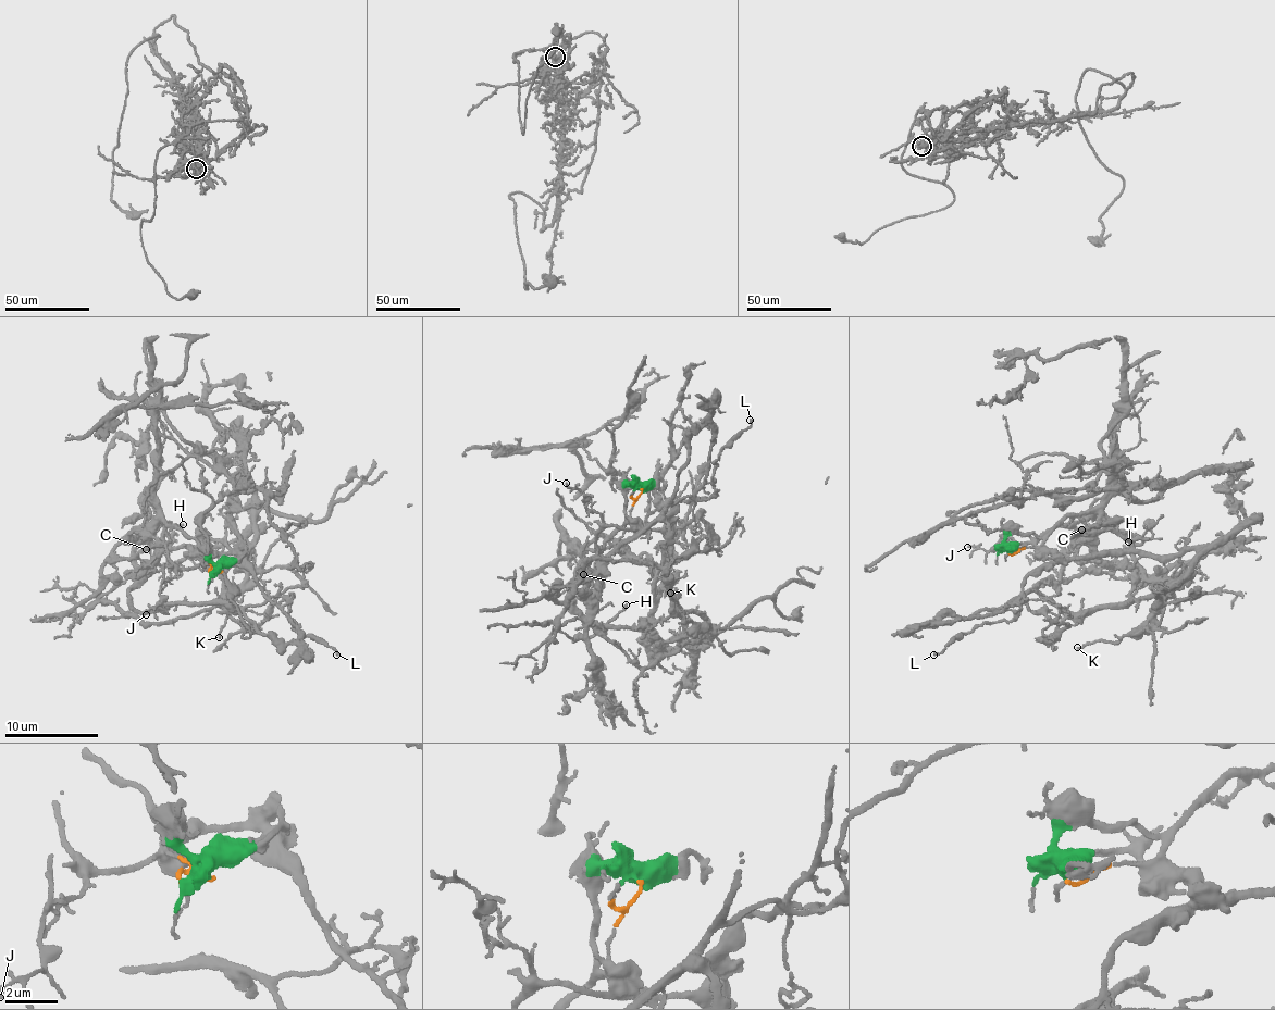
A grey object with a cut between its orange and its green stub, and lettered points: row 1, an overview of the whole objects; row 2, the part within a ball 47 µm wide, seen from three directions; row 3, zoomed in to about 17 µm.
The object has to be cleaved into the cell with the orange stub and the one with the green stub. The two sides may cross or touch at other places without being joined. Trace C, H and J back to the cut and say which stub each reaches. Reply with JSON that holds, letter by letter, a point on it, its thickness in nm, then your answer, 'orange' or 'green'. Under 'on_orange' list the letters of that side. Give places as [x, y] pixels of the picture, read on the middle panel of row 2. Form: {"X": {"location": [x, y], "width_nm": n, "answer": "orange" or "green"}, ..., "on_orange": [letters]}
{"C": {"location": [583, 574], "width_nm": 130, "answer": "orange"}, "H": {"location": [626, 605], "width_nm": 150, "answer": "green"}, "J": {"location": [566, 483], "width_nm": 140, "answer": "orange"}, "on_orange": ["C", "J"]}

